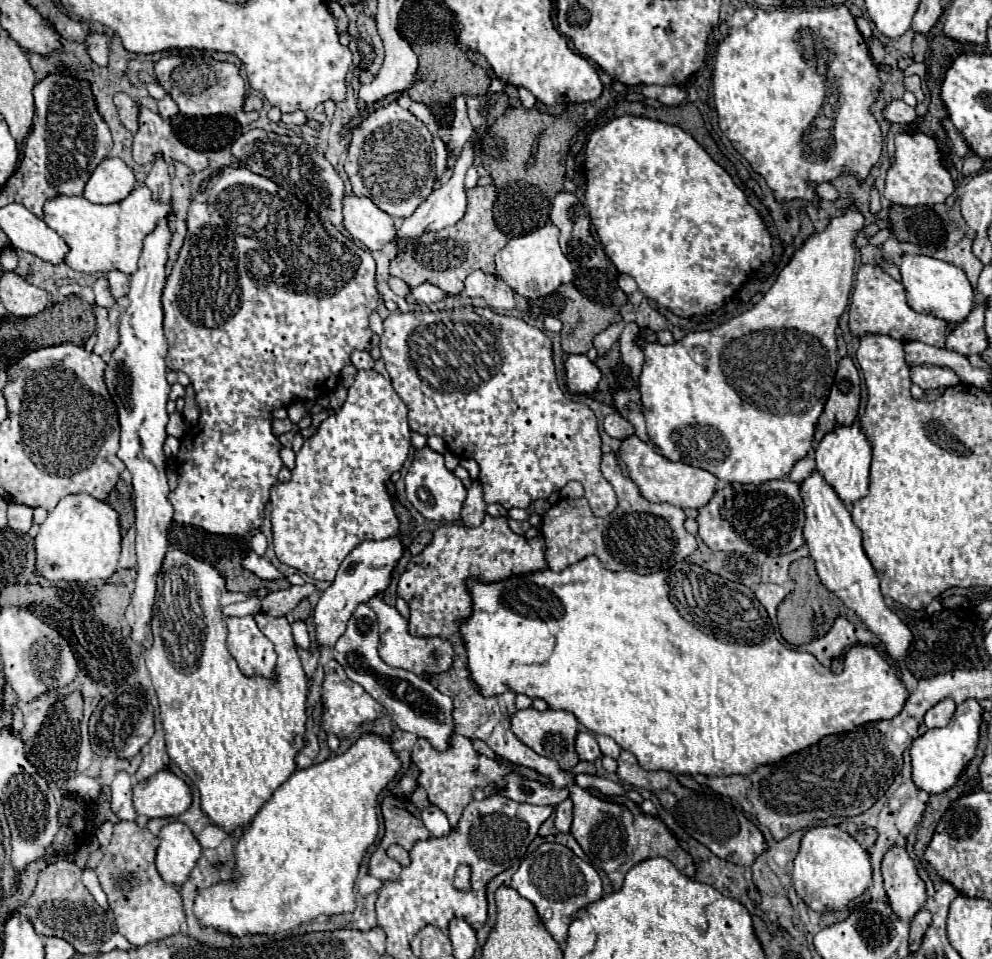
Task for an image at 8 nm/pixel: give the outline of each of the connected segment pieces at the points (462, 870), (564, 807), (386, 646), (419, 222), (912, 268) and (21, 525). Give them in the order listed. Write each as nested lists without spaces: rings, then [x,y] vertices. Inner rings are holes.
[[[466,865],[458,867],[456,879],[454,879],[454,887],[462,889],[462,891],[466,891],[466,887],[470,887],[470,867],[466,867]]]
[[[564,799],[558,807],[556,807],[556,813],[554,813],[554,823],[556,823],[556,829],[562,831],[562,833],[568,833],[570,831],[570,825],[572,825],[572,801],[570,799]]]
[[[376,593],[374,597],[370,597],[368,605],[378,615],[380,633],[378,652],[382,660],[388,665],[412,671],[418,677],[430,677],[434,673],[444,673],[444,671],[448,671],[452,667],[454,651],[452,651],[450,641],[446,641],[442,637],[412,637],[408,633],[408,629],[406,629],[406,619],[396,611],[396,607],[390,607],[390,605],[386,605],[382,601],[382,593]],[[434,651],[440,653],[438,661],[432,659]]]
[[[466,145],[464,151],[462,151],[462,155],[460,155],[460,159],[456,161],[456,167],[454,167],[454,175],[452,175],[452,179],[450,179],[446,185],[442,185],[442,187],[438,187],[436,191],[432,191],[430,197],[428,197],[428,199],[426,199],[426,201],[424,201],[424,203],[422,203],[422,205],[420,205],[420,207],[408,217],[408,219],[402,221],[402,225],[400,225],[398,233],[396,233],[396,241],[394,241],[396,249],[398,249],[398,243],[404,241],[404,239],[418,239],[418,237],[424,235],[424,233],[440,231],[440,229],[444,229],[444,227],[450,227],[450,225],[458,223],[458,219],[462,219],[464,209],[466,209],[464,175],[466,175],[466,169],[470,167],[472,159],[474,159],[474,151],[472,151],[470,145]]]
[[[904,255],[900,273],[902,273],[902,285],[906,287],[908,305],[914,311],[940,317],[948,323],[962,323],[970,315],[974,307],[974,289],[960,267],[926,255]]]
[[[8,505],[8,527],[12,527],[16,533],[28,533],[32,525],[32,507],[28,505]]]

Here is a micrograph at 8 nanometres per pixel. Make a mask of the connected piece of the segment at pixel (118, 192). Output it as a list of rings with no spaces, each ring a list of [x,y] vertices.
[[[106,157],[90,175],[84,187],[84,197],[90,203],[118,203],[136,187],[132,169],[116,157]]]

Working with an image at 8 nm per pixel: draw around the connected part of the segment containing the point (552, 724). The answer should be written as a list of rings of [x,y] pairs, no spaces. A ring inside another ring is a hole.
[[[534,707],[518,709],[512,715],[512,733],[530,749],[534,749],[538,755],[558,759],[562,769],[572,769],[578,763],[578,755],[574,755],[574,739],[578,733],[578,719],[570,711],[560,709],[546,709],[536,711]]]

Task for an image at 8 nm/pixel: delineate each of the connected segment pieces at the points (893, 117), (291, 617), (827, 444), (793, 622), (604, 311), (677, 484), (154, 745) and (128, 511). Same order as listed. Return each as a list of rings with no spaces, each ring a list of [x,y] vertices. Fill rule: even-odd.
[[[892,99],[892,101],[888,103],[888,107],[884,109],[882,117],[884,117],[888,123],[902,123],[902,125],[918,121],[918,115],[916,115],[914,107],[906,105],[902,99]]]
[[[302,599],[300,603],[298,603],[298,607],[296,609],[292,609],[288,615],[286,615],[286,619],[290,621],[290,623],[294,623],[296,619],[308,619],[308,615],[310,615],[310,611],[312,611],[312,607],[310,607],[310,603],[308,603],[308,599]]]
[[[858,423],[844,427],[838,425],[834,431],[830,431],[816,449],[816,469],[824,477],[824,481],[836,491],[836,495],[842,499],[846,507],[850,507],[854,501],[868,495],[868,469],[872,459],[872,447],[862,435],[862,429]]]
[[[798,559],[798,561],[794,561],[790,565],[790,579],[794,579],[794,585],[796,587],[778,605],[778,625],[780,625],[780,633],[782,633],[782,637],[790,645],[804,645],[804,643],[810,643],[816,637],[826,635],[828,629],[834,625],[834,621],[838,617],[846,617],[854,625],[862,625],[862,621],[858,619],[858,615],[852,609],[844,607],[844,603],[832,591],[828,591],[820,583],[812,559]]]
[[[573,283],[560,285],[552,295],[538,299],[536,305],[548,307],[548,313],[564,323],[564,329],[562,329],[562,351],[564,353],[588,353],[588,349],[592,347],[592,339],[600,331],[604,331],[608,325],[620,321],[620,313],[614,307],[604,307],[600,303],[596,305],[594,301],[586,299]]]
[[[636,435],[622,441],[618,455],[628,469],[628,477],[638,485],[640,495],[652,503],[670,503],[680,509],[688,509],[688,507],[700,509],[714,495],[718,479],[712,473],[686,463],[674,463],[662,457],[652,445],[640,441]]]
[[[156,719],[156,733],[154,737],[148,741],[148,747],[144,751],[144,759],[134,775],[136,781],[144,781],[148,779],[150,775],[162,771],[166,767],[164,763],[164,755],[166,755],[166,745],[164,745],[164,729],[160,727],[162,723]]]
[[[122,479],[118,481],[116,489],[104,499],[114,511],[118,511],[118,521],[120,521],[120,531],[122,535],[134,525],[134,493],[132,487],[126,485]]]

